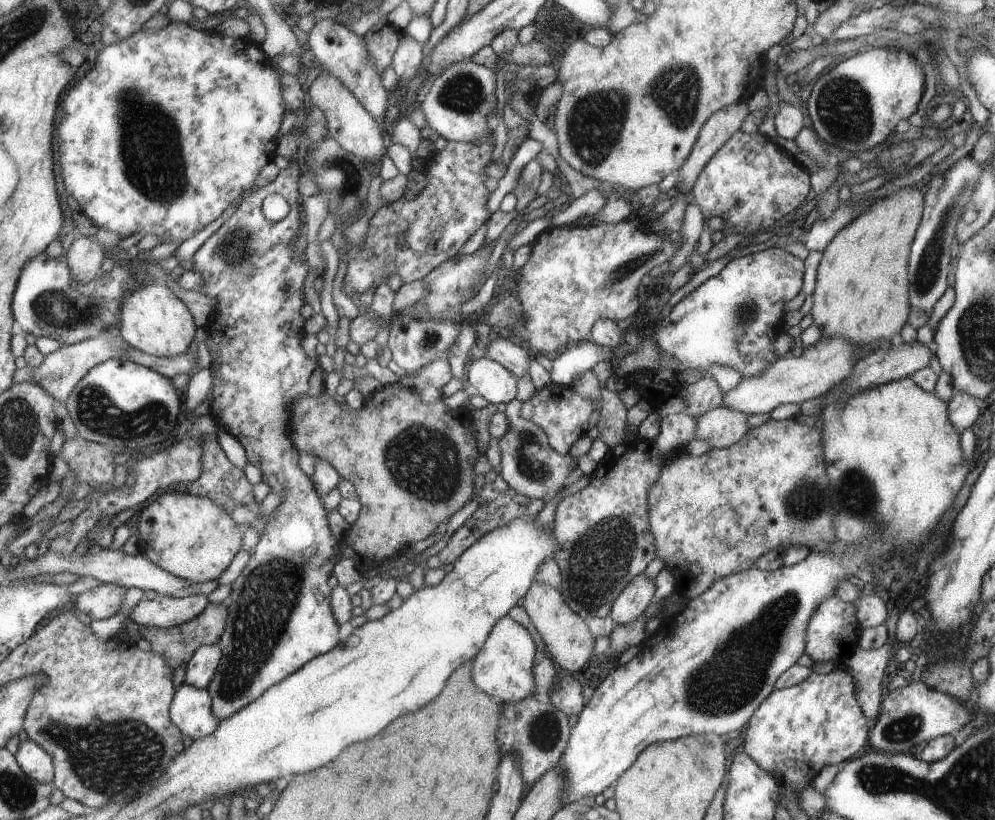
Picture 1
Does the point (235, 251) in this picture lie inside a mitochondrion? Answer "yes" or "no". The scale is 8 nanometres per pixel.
yes

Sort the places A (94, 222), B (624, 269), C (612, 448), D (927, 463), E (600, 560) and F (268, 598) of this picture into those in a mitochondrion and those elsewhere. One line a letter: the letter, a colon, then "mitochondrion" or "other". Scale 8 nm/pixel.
A: other
B: mitochondrion
C: other
D: other
E: mitochondrion
F: mitochondrion

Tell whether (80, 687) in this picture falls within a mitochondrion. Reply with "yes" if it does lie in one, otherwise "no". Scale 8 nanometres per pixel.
no

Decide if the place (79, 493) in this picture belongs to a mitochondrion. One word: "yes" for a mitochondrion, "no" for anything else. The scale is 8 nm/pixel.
no

